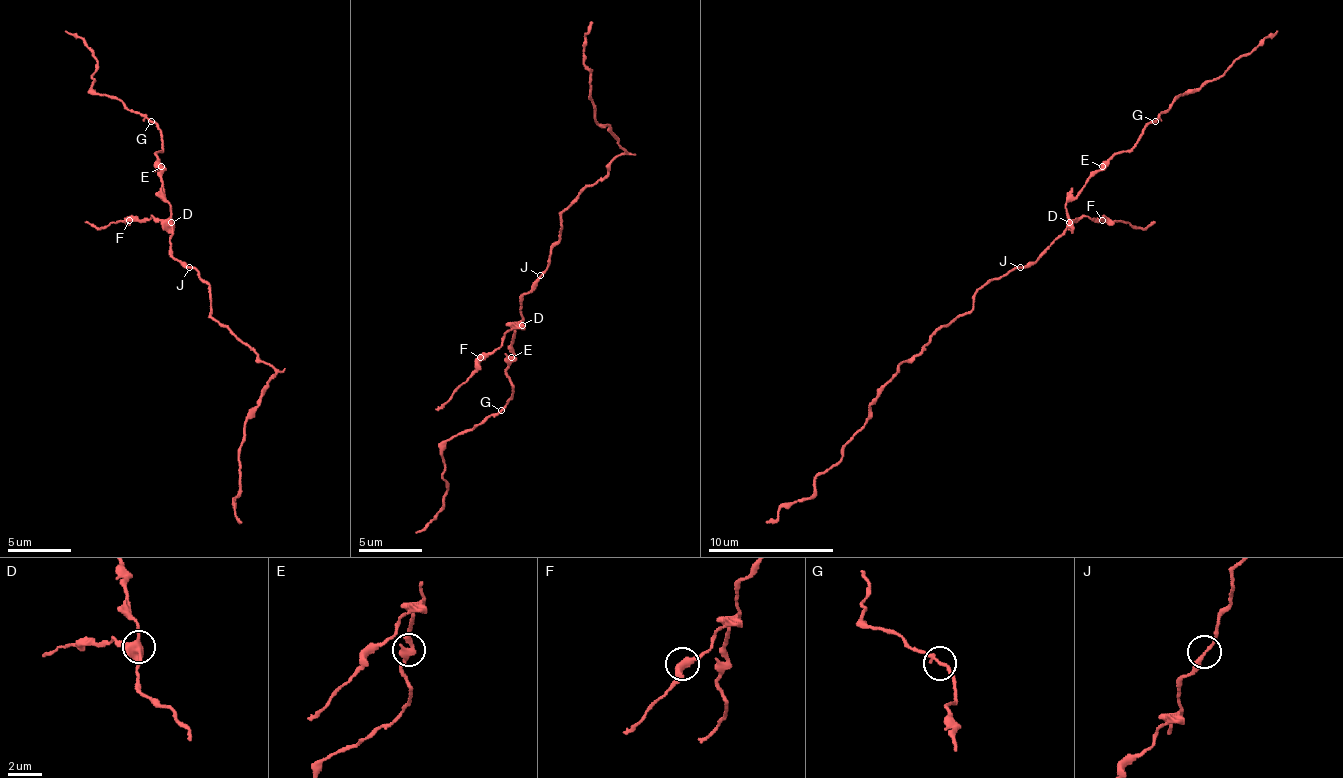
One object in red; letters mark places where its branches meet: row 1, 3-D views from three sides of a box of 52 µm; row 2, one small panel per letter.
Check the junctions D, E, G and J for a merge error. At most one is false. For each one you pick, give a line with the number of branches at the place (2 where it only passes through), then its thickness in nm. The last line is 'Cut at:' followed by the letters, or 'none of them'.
D: Branches: 3. Thickness 380 nm
Cut at: D

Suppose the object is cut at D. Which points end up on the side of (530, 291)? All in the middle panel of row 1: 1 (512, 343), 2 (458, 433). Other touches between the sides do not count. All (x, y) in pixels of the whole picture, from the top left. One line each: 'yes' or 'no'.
1: yes
2: yes

